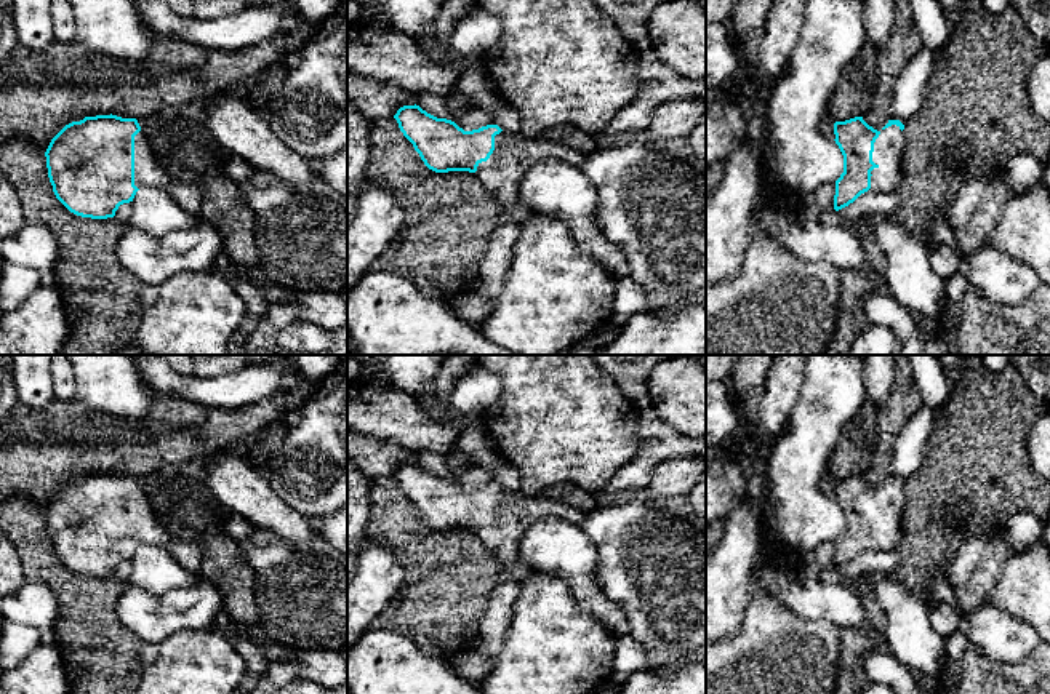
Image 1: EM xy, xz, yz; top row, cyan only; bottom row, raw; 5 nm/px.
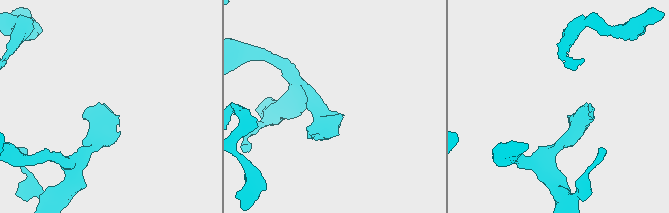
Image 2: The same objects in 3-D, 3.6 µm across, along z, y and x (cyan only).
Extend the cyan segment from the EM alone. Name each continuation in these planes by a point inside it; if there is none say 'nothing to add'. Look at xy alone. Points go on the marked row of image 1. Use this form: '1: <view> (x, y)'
1: xy (183, 189)

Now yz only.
1: yz (889, 147)

